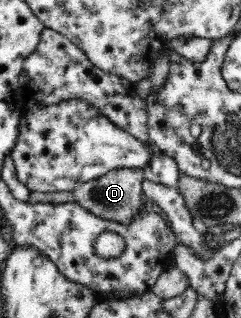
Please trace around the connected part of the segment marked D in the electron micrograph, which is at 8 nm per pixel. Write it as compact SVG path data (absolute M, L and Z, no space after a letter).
M113 168L101 177L77 184L72 191L74 201L101 219L129 225L129 223L141 219L143 211L152 208L143 193L143 183L146 180L144 168Z

